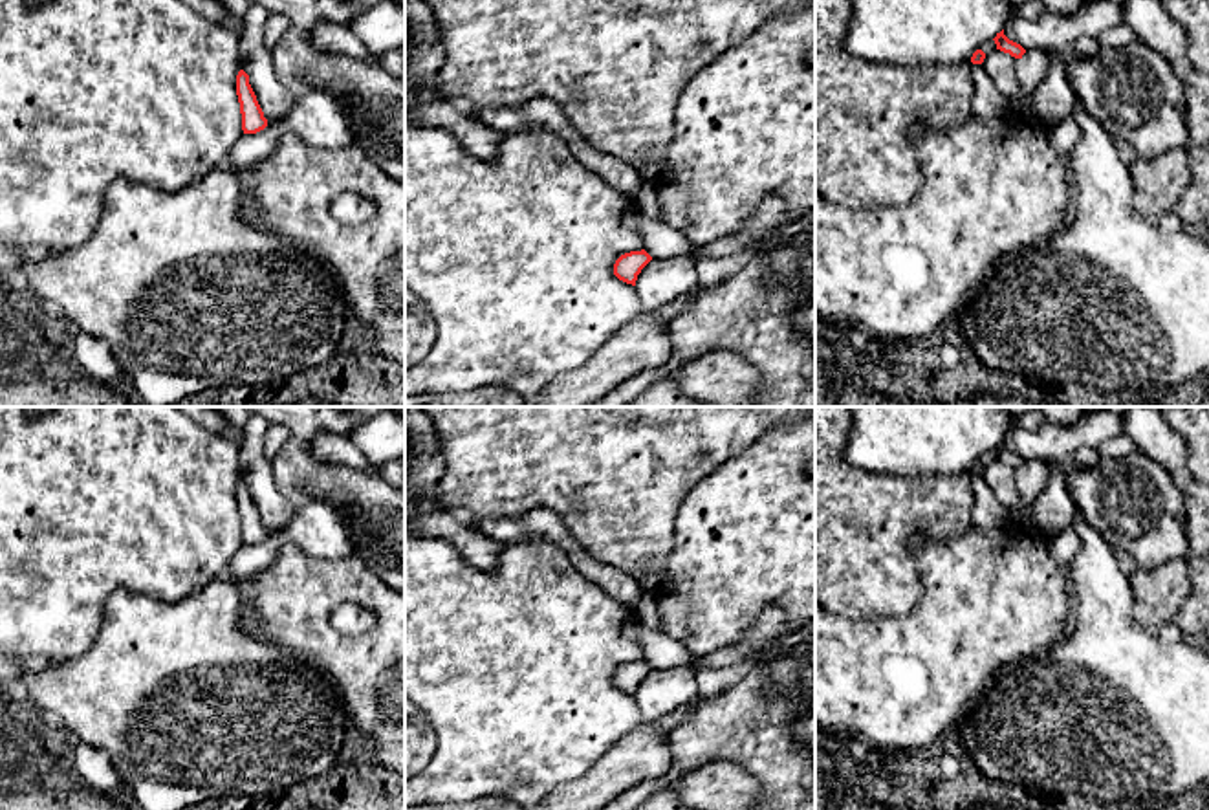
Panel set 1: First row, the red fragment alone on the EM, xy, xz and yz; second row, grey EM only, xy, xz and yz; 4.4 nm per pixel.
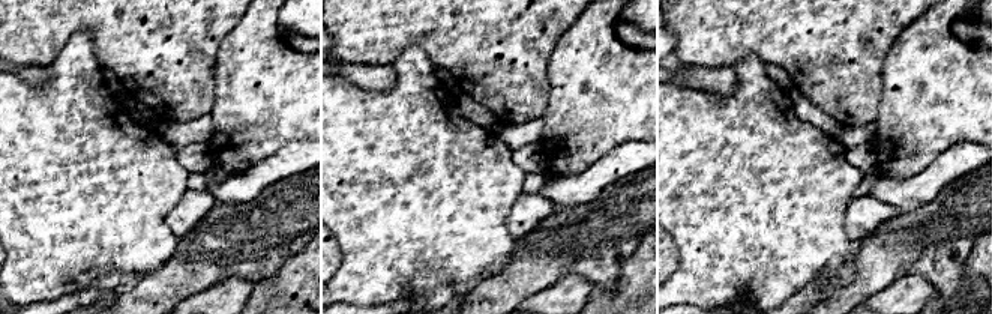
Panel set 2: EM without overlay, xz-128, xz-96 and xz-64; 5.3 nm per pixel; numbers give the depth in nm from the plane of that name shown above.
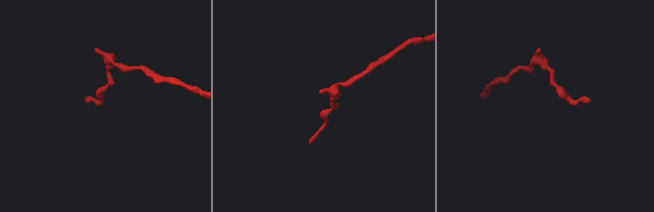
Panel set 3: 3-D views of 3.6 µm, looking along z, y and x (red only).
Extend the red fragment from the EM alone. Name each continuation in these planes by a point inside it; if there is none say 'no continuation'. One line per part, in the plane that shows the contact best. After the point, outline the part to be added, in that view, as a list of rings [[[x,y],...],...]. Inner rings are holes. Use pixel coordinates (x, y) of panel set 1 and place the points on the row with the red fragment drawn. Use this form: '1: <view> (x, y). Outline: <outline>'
no continuation

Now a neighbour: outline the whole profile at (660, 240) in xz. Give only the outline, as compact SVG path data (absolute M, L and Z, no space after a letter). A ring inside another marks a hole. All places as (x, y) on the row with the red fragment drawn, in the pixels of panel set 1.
M769 194L758 203L742 231L727 235L705 246L694 246L665 222L637 213L643 249L654 260L674 257L731 257L742 251L749 251L786 222L790 222L786 202L777 194Z

